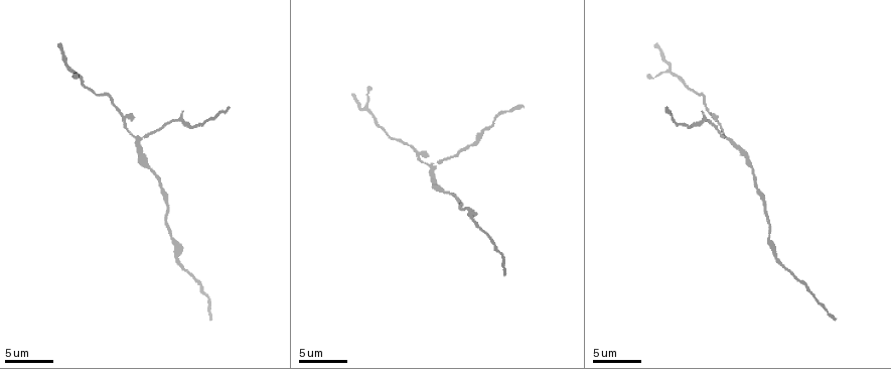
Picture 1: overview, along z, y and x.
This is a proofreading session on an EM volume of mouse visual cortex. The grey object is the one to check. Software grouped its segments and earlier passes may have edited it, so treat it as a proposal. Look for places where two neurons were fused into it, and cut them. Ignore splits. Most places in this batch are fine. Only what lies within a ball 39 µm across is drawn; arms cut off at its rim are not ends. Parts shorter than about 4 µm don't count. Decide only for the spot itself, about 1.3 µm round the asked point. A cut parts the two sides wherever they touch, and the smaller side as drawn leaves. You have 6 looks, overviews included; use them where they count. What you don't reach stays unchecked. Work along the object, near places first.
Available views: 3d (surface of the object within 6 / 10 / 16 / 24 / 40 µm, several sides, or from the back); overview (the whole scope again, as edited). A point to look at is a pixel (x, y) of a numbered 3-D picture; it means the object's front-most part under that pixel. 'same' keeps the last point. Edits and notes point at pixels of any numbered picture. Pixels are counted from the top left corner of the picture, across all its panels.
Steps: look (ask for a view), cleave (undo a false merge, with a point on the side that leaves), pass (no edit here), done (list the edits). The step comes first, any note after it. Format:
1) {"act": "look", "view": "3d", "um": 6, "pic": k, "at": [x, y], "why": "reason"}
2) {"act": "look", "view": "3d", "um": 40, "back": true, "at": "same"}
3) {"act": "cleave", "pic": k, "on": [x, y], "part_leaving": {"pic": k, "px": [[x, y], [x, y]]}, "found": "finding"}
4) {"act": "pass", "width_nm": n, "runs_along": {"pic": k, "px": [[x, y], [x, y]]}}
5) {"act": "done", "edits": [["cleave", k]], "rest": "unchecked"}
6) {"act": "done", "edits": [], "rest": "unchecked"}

{"act": "look", "view": "3d", "um": 16, "pic": 1, "at": [189, 127]}

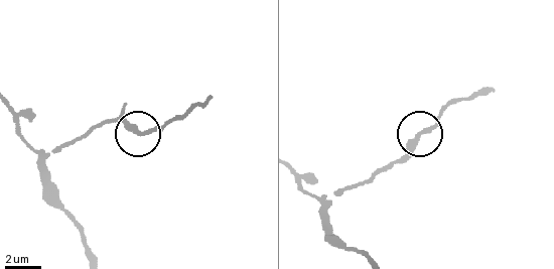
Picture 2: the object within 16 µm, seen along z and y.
{"act": "pass", "runs_along": {"pic": 2, "px": [[64, 207], [43, 177], [48, 154], [112, 123], [168, 124]]}, "found": "one neuron here"}

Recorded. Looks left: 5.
{"act": "look", "view": "3d", "um": 16, "pic": 1, "at": [435, 165], "why": "three-way junction"}

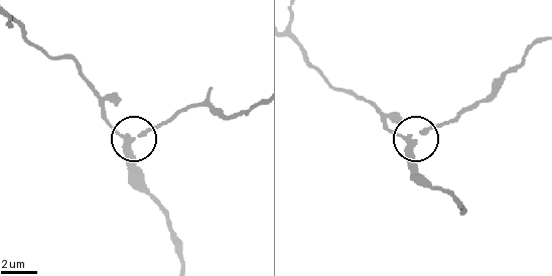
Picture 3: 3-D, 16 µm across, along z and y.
{"act": "pass", "side_arm_um": 13, "runs_along": {"pic": 3, "px": [[432, 186], [413, 165], [413, 143], [459, 113]]}, "found": "one neuron here"}

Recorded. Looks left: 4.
{"act": "look", "view": "3d", "um": 10, "pic": 1, "at": [767, 238], "why": "thick turns thin"}

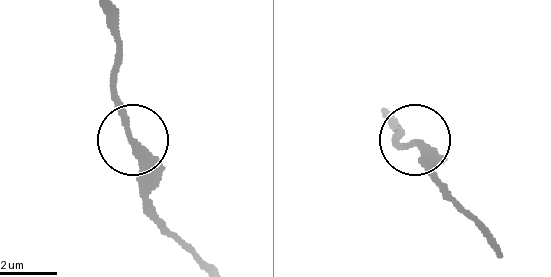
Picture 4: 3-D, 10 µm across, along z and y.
{"act": "pass", "runs_along": {"pic": 4, "px": [[106, 18], [120, 54], [113, 83], [120, 119], [153, 203]]}, "found": "continuous, no second neuron"}

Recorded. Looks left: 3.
{"act": "done", "edits": [], "rest": "unchecked"}

